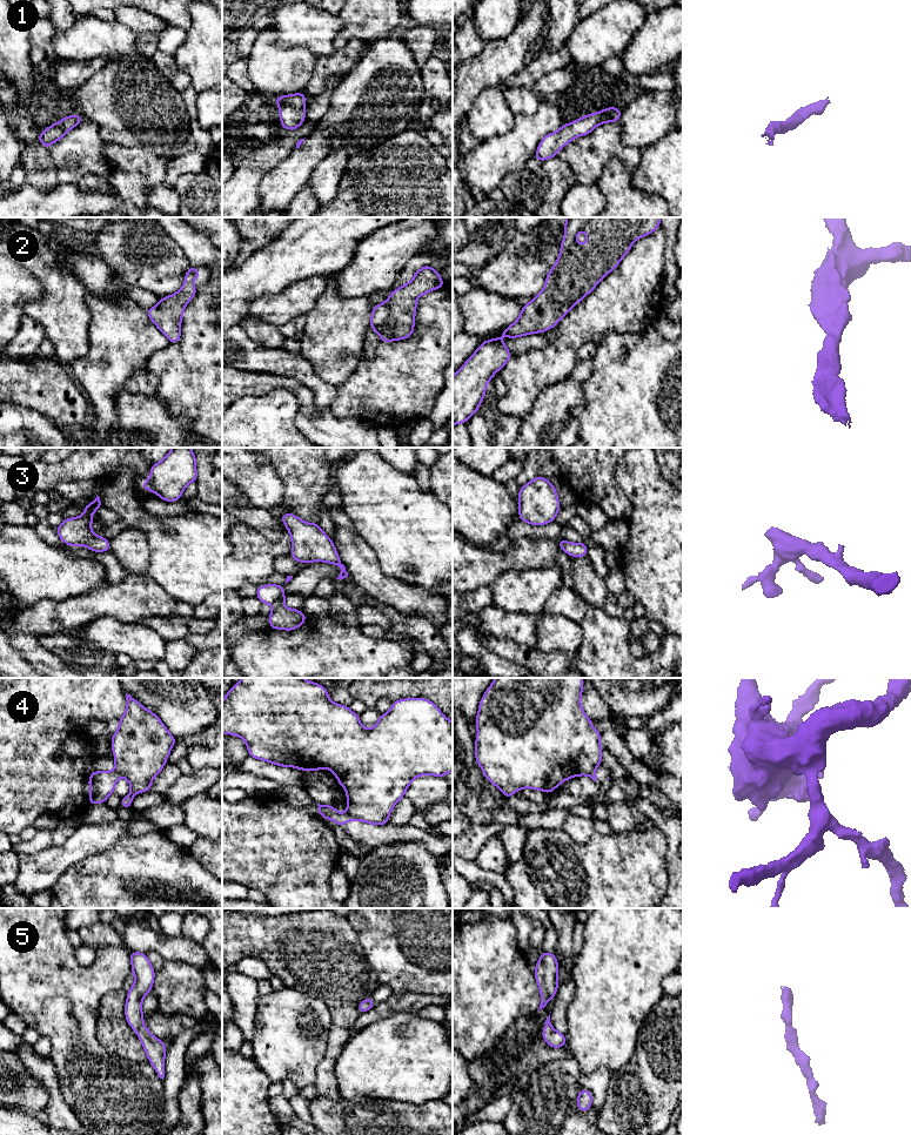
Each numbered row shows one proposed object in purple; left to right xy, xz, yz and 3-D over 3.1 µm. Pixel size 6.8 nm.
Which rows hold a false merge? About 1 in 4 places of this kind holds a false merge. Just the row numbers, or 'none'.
4

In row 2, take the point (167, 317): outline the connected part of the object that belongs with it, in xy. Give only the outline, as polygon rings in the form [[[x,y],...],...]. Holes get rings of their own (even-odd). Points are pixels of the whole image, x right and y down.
[[[190,266],[185,274],[185,283],[179,291],[161,297],[158,305],[146,309],[148,317],[170,343],[177,343],[181,338],[183,311],[186,304],[193,300],[197,293],[197,289],[193,286],[193,281],[199,277],[199,269]]]

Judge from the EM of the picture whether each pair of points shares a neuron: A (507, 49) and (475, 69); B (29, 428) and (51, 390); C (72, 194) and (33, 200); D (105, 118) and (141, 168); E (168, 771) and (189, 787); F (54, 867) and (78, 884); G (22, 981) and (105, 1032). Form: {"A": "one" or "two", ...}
{"A": "one", "B": "two", "C": "one", "D": "two", "E": "two", "F": "two", "G": "two"}

